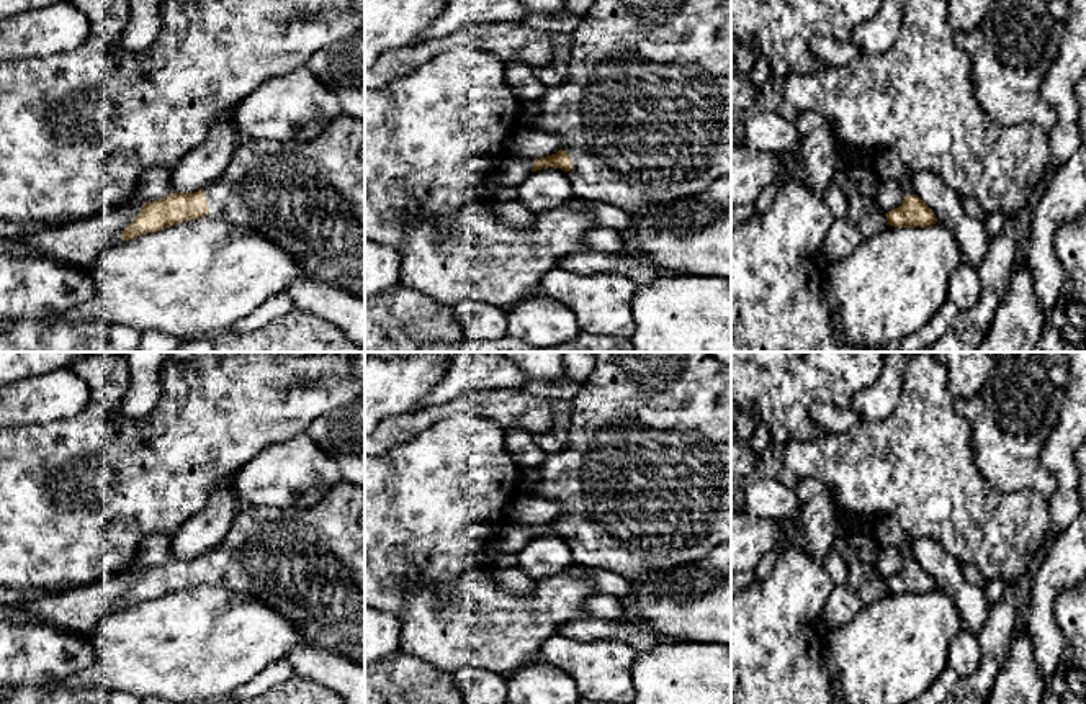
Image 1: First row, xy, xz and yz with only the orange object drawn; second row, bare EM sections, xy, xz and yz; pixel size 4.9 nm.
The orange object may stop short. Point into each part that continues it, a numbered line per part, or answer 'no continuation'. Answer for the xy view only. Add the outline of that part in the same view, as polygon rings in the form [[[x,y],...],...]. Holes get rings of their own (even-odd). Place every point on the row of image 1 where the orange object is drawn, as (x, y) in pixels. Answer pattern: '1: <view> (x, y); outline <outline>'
1: xy (308, 197); outline [[[343,111],[312,139],[288,144],[239,141],[226,172],[203,188],[209,208],[204,218],[260,232],[301,265],[303,277],[334,283],[365,298],[365,165],[360,160],[363,142],[365,121]]]

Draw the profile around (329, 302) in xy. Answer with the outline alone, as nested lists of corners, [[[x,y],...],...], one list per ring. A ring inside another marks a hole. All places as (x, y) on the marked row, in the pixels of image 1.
[[[307,277],[293,282],[285,293],[294,308],[335,324],[347,339],[365,347],[365,298]]]

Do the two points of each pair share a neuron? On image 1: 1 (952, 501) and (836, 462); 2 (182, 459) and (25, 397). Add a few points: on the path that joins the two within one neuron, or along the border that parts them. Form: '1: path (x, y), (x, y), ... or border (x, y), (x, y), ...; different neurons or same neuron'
1: path (923, 475), (915, 467), (866, 467); same neuron
2: border (92, 400), (72, 416), (35, 424); different neurons

